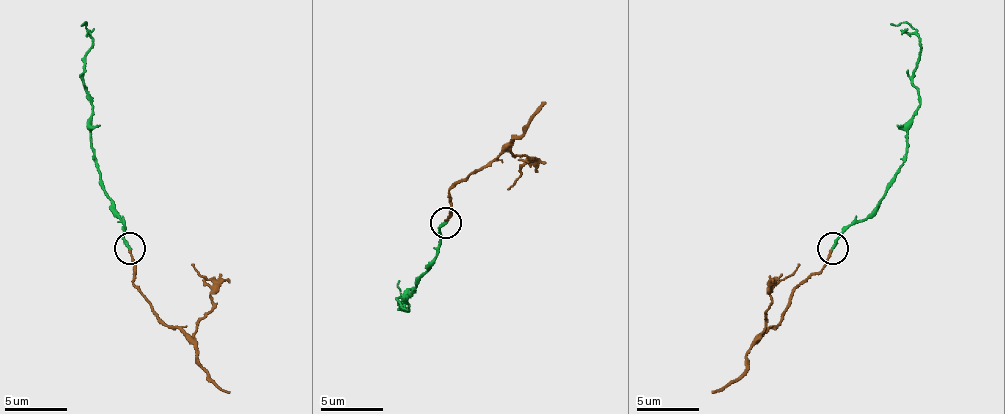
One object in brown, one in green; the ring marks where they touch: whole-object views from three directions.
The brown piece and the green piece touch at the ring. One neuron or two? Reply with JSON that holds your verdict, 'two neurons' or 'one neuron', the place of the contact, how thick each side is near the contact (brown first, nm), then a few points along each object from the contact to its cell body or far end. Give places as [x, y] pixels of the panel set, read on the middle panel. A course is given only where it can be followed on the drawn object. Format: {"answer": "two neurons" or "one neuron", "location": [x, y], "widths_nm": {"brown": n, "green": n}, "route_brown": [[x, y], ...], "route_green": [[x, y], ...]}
{"answer": "one neuron", "location": [445, 222], "widths_nm": {"brown": 180, "green": 200}, "route_brown": [[446, 223], [449, 192], [506, 151], [528, 160], [506, 188]], "route_green": [[446, 223], [440, 229], [440, 251], [405, 298], [409, 308], [399, 301], [405, 311], [399, 279]]}

